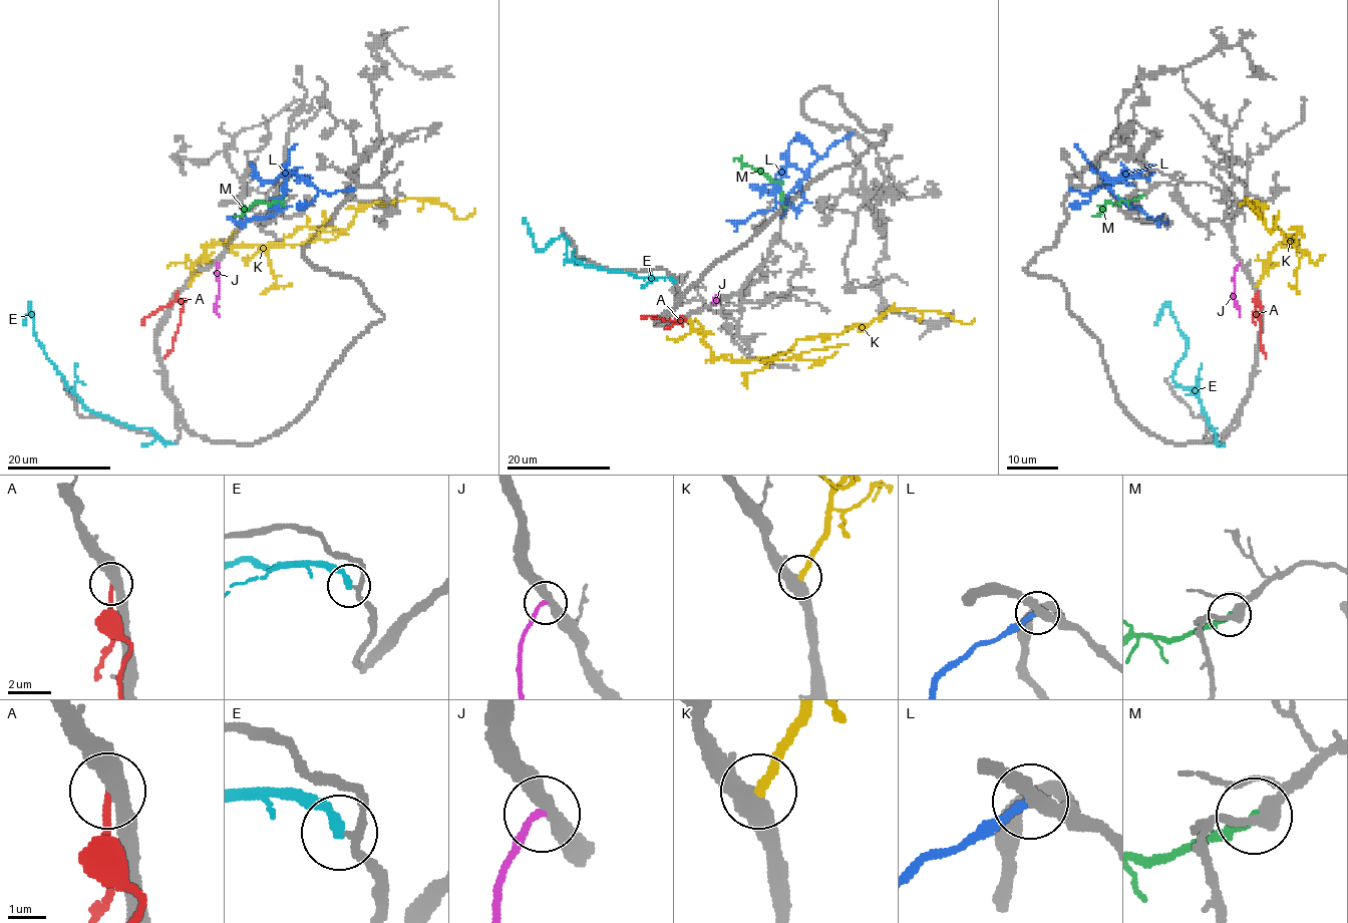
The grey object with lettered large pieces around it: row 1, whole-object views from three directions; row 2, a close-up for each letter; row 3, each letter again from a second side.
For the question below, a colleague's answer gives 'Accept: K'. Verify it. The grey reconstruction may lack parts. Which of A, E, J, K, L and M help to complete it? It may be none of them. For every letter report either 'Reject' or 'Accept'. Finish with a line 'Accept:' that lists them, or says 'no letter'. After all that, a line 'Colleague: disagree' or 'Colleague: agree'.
A: Reject
E: Reject
J: Reject
K: Accept
L: Reject
M: Reject
Accept: K
Colleague: agree

